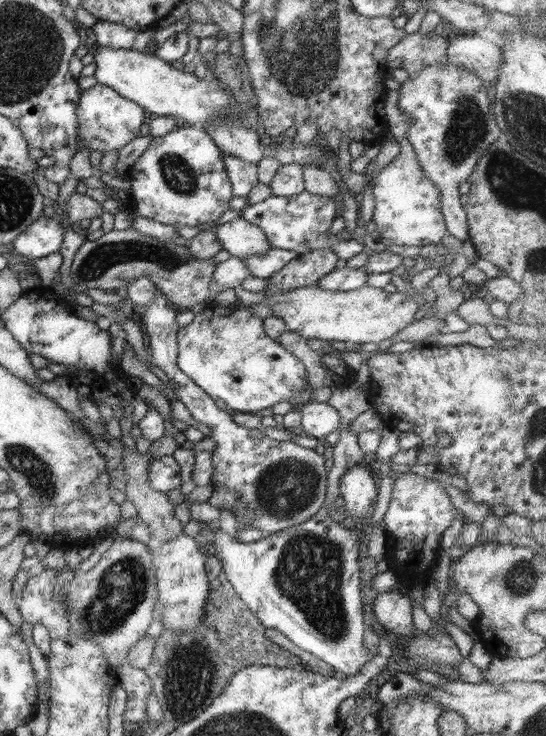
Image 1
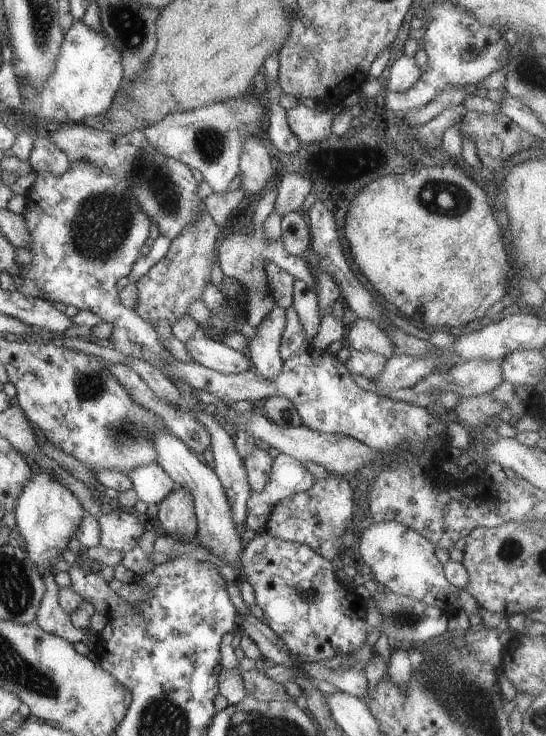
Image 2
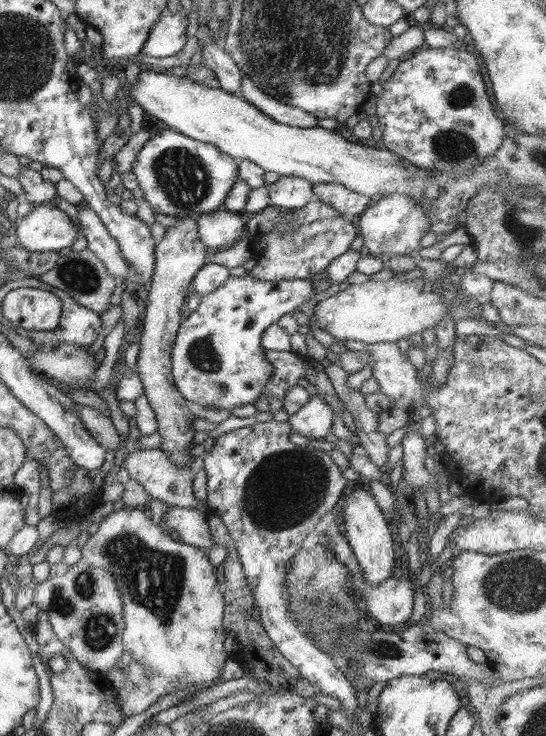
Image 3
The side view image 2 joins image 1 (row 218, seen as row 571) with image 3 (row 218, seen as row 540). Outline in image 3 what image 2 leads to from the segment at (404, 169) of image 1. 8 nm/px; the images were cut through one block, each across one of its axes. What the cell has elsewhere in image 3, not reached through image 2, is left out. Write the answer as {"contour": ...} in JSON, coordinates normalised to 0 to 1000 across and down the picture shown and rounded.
{"contour":[[[718,264],[689,270],[685,277],[659,292],[656,310],[667,323],[668,344],[690,346],[711,342],[711,345],[751,346],[751,342],[762,342],[771,337],[769,327],[789,314],[789,302],[769,277],[762,277],[751,266]]]}

